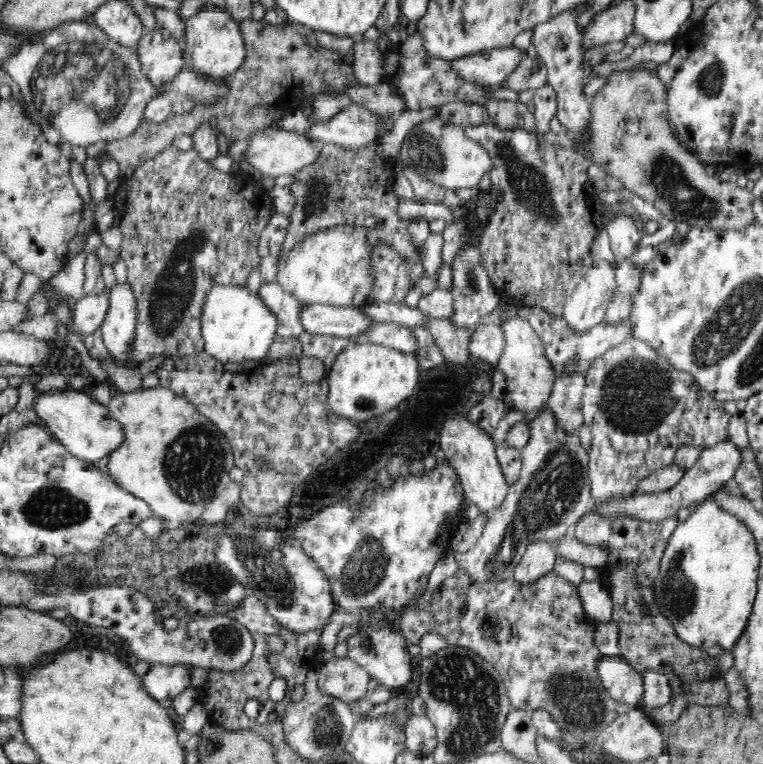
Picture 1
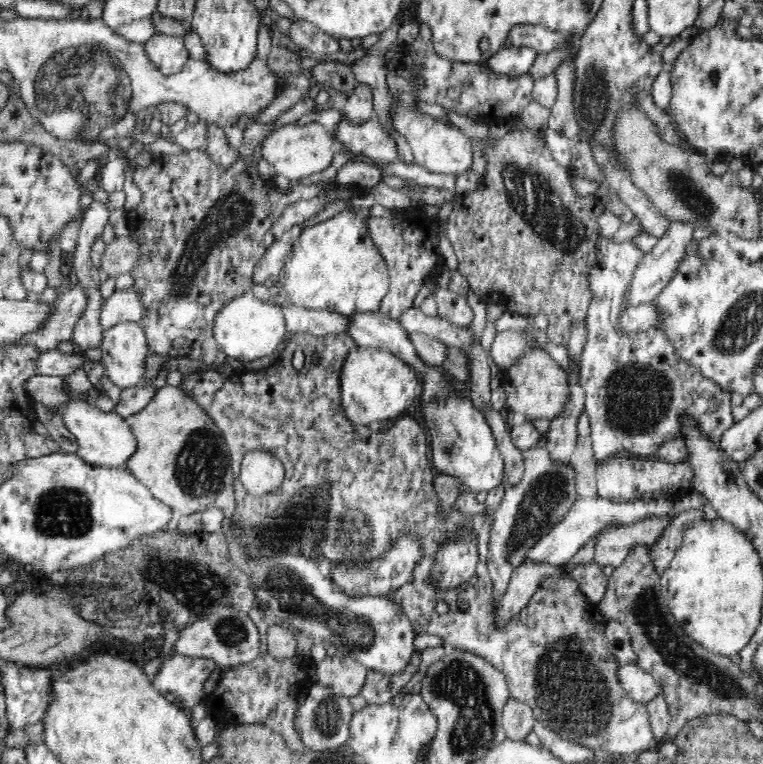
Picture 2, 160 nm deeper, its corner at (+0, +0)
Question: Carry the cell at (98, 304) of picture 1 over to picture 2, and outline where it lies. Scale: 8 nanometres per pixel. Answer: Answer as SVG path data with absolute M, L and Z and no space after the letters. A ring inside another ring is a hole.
M116 290L112 296L103 302L100 308L100 327L102 330L108 329L110 326L116 326L118 322L130 320L131 322L139 322L144 316L144 309L140 303L140 297L136 295L134 290Z

